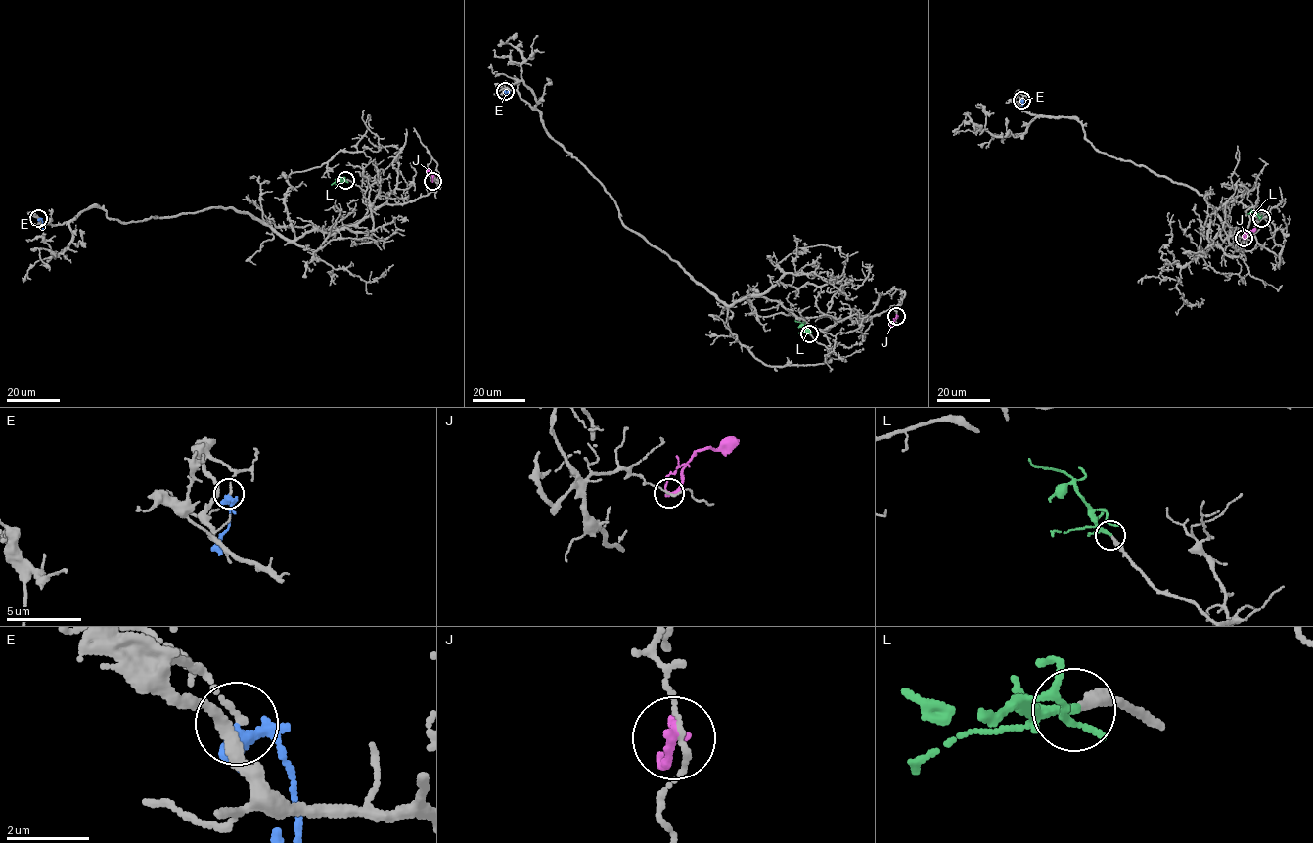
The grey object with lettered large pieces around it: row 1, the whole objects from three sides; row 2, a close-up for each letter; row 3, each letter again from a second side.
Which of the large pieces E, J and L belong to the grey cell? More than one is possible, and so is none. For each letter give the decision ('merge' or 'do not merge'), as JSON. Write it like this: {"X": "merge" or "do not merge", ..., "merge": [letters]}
{"E": "do not merge", "J": "do not merge", "L": "merge", "merge": ["L"]}

